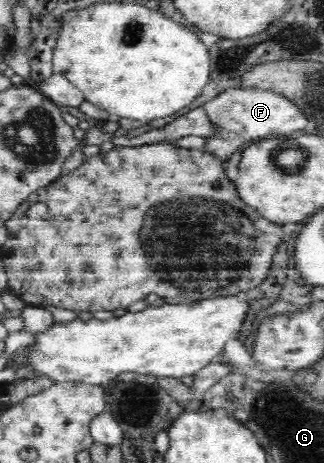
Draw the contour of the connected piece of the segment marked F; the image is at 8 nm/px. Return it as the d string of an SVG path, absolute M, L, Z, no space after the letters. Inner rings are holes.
M227 89L221 91L211 101L204 103L203 107L211 120L212 135L207 137L204 149L213 151L219 159L227 159L233 151L244 147L247 141L269 138L271 133L281 133L289 136L305 132L308 119L302 109L297 107L290 99L280 93L267 89Z

